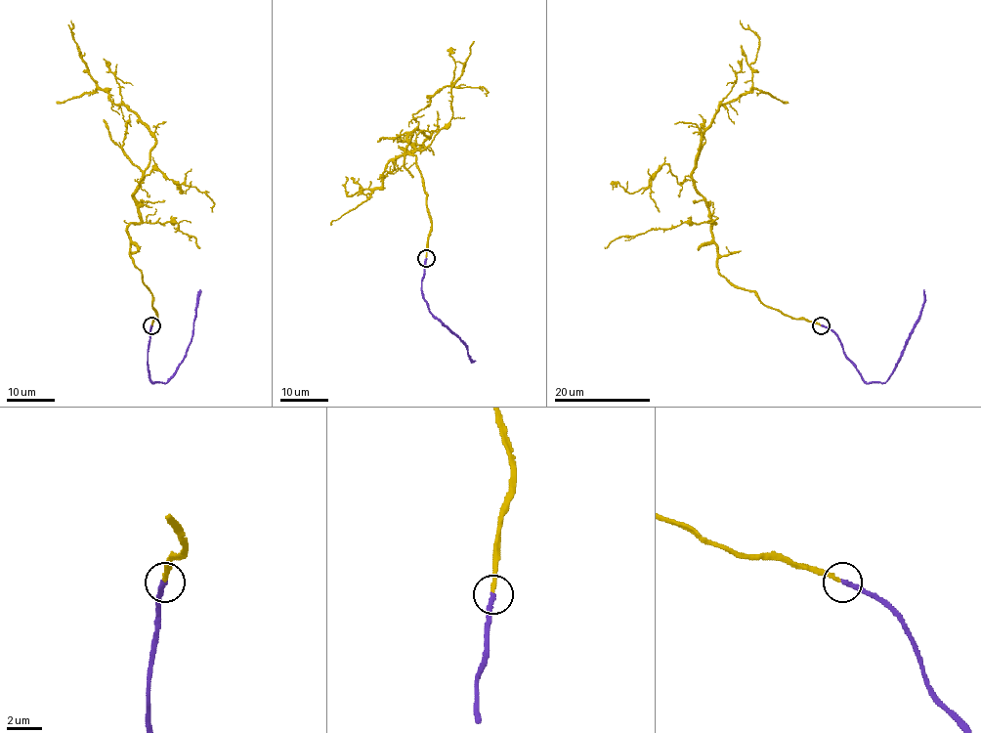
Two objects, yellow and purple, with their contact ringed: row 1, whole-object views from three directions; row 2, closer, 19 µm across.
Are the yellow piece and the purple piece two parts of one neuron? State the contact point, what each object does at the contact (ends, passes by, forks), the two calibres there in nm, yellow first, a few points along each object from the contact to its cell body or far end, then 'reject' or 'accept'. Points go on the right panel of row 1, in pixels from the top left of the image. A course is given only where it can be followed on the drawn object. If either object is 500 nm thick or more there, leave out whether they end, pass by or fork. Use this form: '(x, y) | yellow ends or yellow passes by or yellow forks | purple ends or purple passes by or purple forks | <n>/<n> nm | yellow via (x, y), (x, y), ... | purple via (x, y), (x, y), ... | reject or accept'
(821, 325) | yellow ends | purple ends | 200/240 nm | yellow via (821, 324), (767, 307), (720, 273), (708, 202), (692, 178), (717, 108), (752, 84), (759, 40), (740, 21) | purple via (821, 324), (837, 337), (845, 356), (862, 378), (868, 383), (883, 383), (908, 340), (924, 301), (924, 288) | accept

